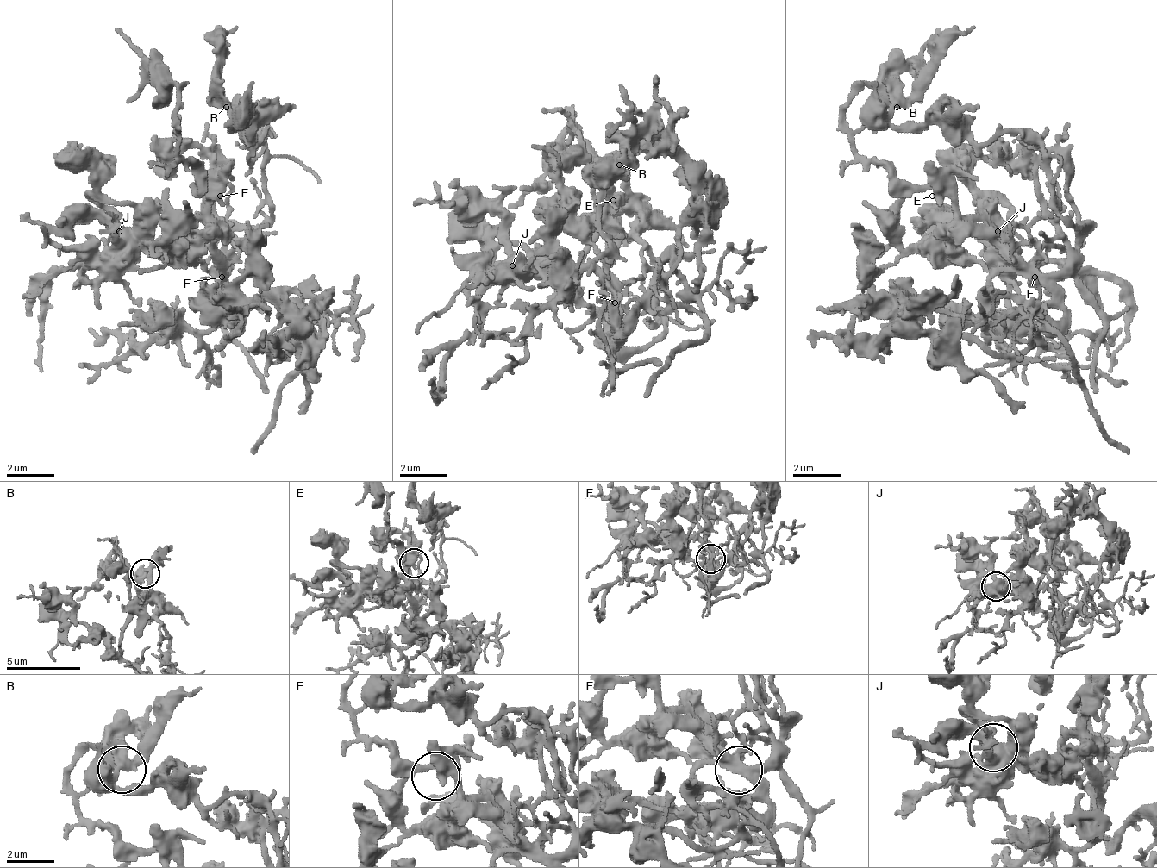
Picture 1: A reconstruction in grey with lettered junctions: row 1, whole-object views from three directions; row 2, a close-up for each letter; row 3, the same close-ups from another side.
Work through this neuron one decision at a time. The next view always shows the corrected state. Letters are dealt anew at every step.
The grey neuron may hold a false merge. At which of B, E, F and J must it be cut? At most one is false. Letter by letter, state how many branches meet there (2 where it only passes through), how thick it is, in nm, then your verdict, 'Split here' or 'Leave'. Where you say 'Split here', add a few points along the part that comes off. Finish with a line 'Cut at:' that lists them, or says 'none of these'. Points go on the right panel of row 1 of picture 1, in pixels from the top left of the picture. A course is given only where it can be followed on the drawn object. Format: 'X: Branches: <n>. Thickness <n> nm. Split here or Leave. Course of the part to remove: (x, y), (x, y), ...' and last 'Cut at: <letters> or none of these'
B: Branches: 4. Thickness 340 nm. Leave
E: Branches: 4. Thickness 380 nm. Leave
F: Branches: 7. Thickness 340 nm. Leave
J: Branches: 5. Thickness 440 nm. Leave
Cut at: none of these

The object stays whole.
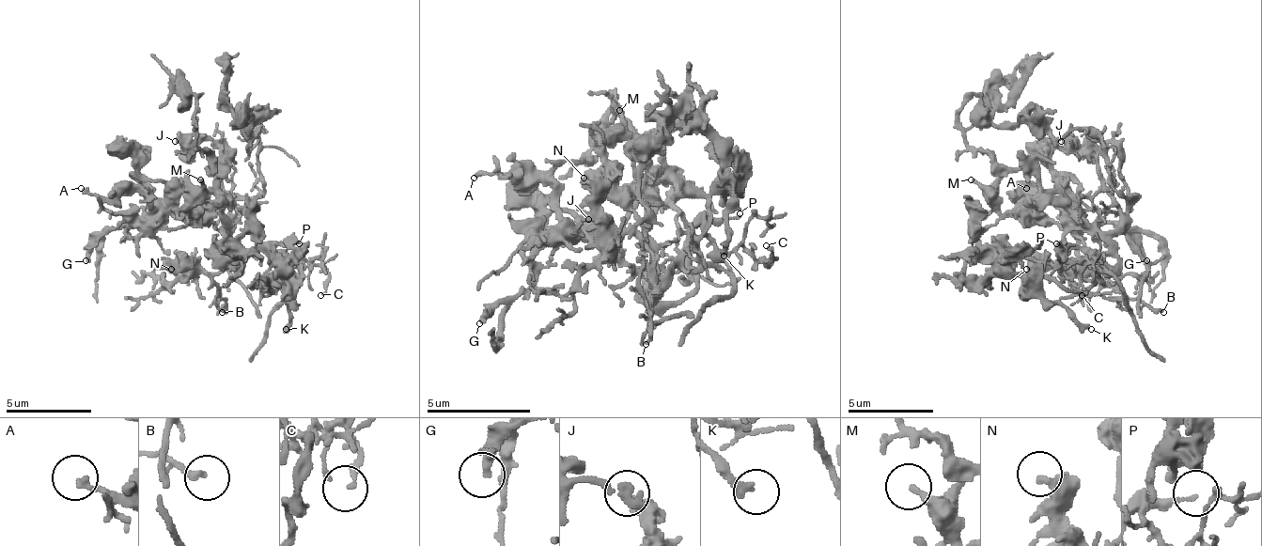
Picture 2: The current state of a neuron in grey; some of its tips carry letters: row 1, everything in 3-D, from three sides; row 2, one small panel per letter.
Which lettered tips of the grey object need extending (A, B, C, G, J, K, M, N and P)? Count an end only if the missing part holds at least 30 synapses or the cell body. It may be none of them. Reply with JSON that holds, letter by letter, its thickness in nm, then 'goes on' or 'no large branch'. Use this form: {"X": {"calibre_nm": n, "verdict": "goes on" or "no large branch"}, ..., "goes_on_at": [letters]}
{"A": {"calibre_nm": 170, "verdict": "no large branch"}, "B": {"calibre_nm": 190, "verdict": "no large branch"}, "C": {"calibre_nm": 150, "verdict": "no large branch"}, "G": {"calibre_nm": 300, "verdict": "no large branch"}, "J": {"calibre_nm": 320, "verdict": "no large branch"}, "K": {"calibre_nm": 260, "verdict": "goes on"}, "M": {"calibre_nm": 240, "verdict": "no large branch"}, "N": {"calibre_nm": 440, "verdict": "no large branch"}, "P": {"calibre_nm": 100, "verdict": "no large branch"}, "goes_on_at": ["K"]}

